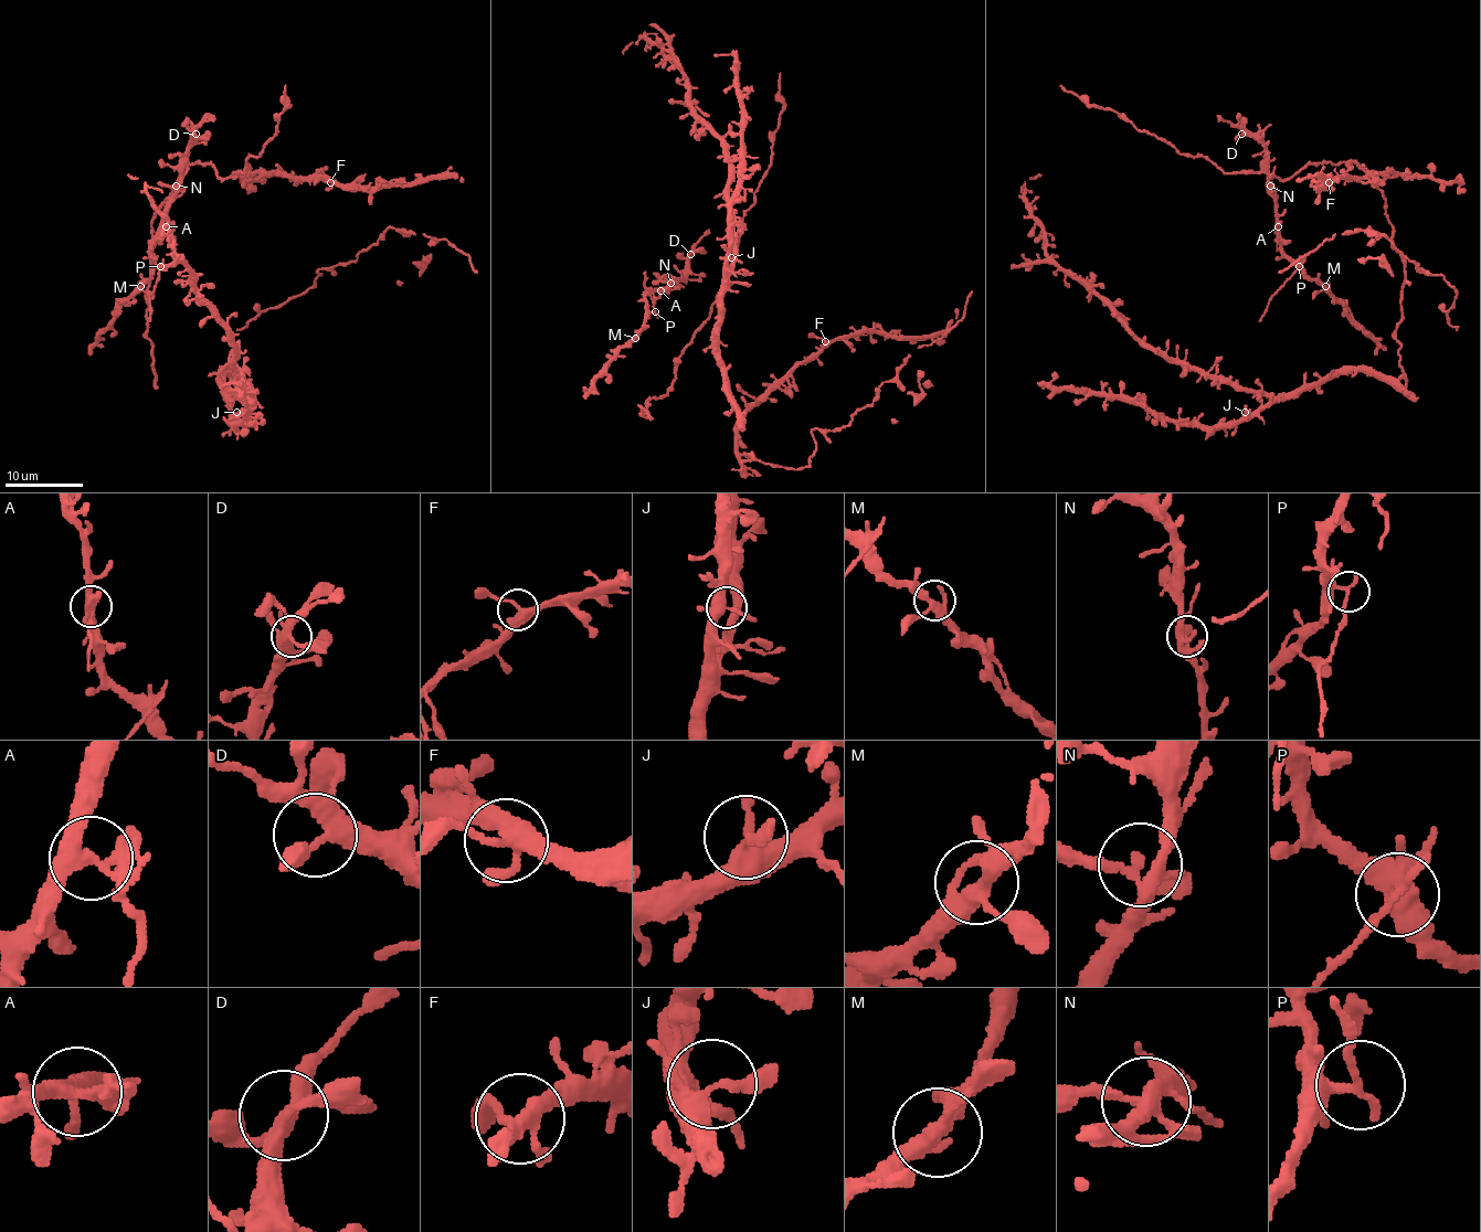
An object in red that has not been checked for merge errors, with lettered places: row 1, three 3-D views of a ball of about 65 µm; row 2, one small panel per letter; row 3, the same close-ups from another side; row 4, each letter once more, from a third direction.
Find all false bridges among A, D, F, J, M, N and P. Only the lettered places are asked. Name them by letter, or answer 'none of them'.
A, P

